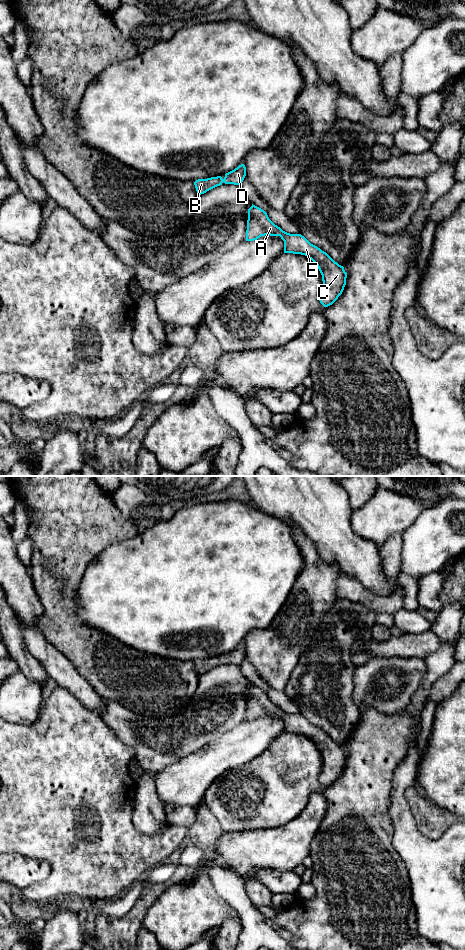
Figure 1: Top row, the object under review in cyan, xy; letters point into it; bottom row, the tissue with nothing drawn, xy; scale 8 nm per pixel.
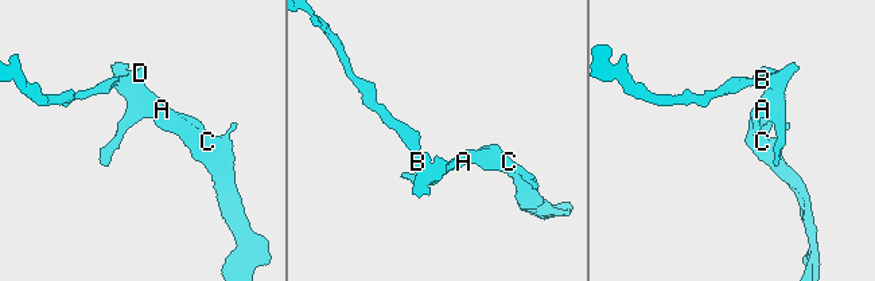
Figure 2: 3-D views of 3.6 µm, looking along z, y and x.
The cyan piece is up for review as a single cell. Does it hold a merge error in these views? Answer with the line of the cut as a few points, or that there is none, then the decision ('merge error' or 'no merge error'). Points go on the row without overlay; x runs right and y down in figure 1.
no cut | no merge error

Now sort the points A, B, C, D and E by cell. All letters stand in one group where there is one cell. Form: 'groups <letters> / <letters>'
groups A B C D E

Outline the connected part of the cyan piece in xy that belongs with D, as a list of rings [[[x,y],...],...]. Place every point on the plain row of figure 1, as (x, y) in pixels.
[[[241,644],[234,650],[226,653],[224,658],[217,656],[207,659],[198,659],[194,662],[194,665],[198,675],[201,675],[217,666],[222,665],[223,662],[225,664],[241,665],[245,656],[246,647],[244,644]]]

